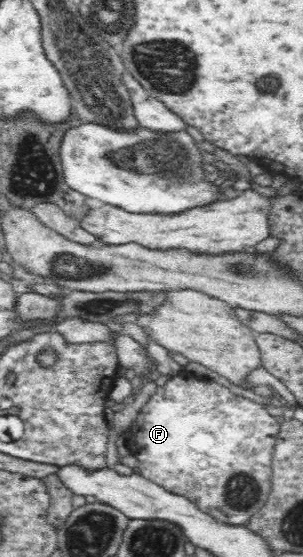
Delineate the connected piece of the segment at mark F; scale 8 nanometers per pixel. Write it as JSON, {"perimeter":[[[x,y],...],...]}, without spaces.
{"perimeter":[[[177,375],[170,378],[165,385],[161,385],[139,411],[137,419],[135,419],[135,422],[129,429],[128,448],[131,450],[130,453],[139,460],[138,474],[141,477],[162,486],[167,492],[191,500],[203,513],[208,513],[217,521],[243,526],[261,507],[263,507],[263,505],[265,505],[265,503],[267,503],[267,499],[269,499],[272,493],[271,457],[274,455],[280,430],[279,421],[273,417],[273,415],[269,415],[263,405],[253,403],[253,401],[249,401],[249,399],[245,399],[245,397],[241,395],[235,395],[231,390],[214,381],[203,379],[202,377],[185,378]]]}

